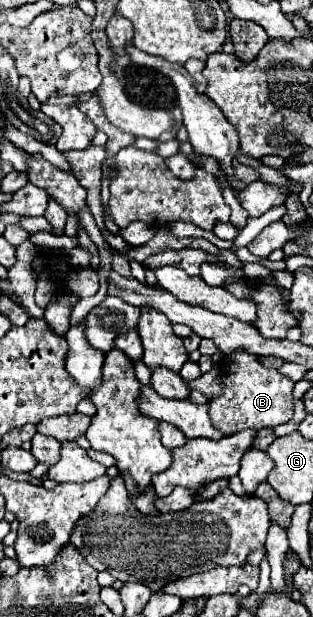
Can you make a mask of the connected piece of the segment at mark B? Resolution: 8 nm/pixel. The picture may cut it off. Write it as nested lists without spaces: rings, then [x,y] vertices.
[[[236,351],[222,359],[222,375],[224,375],[224,393],[210,401],[210,419],[212,425],[224,435],[238,433],[242,429],[274,429],[292,419],[294,403],[292,403],[292,387],[294,381],[280,375],[276,369],[262,367],[256,355],[246,351]]]

